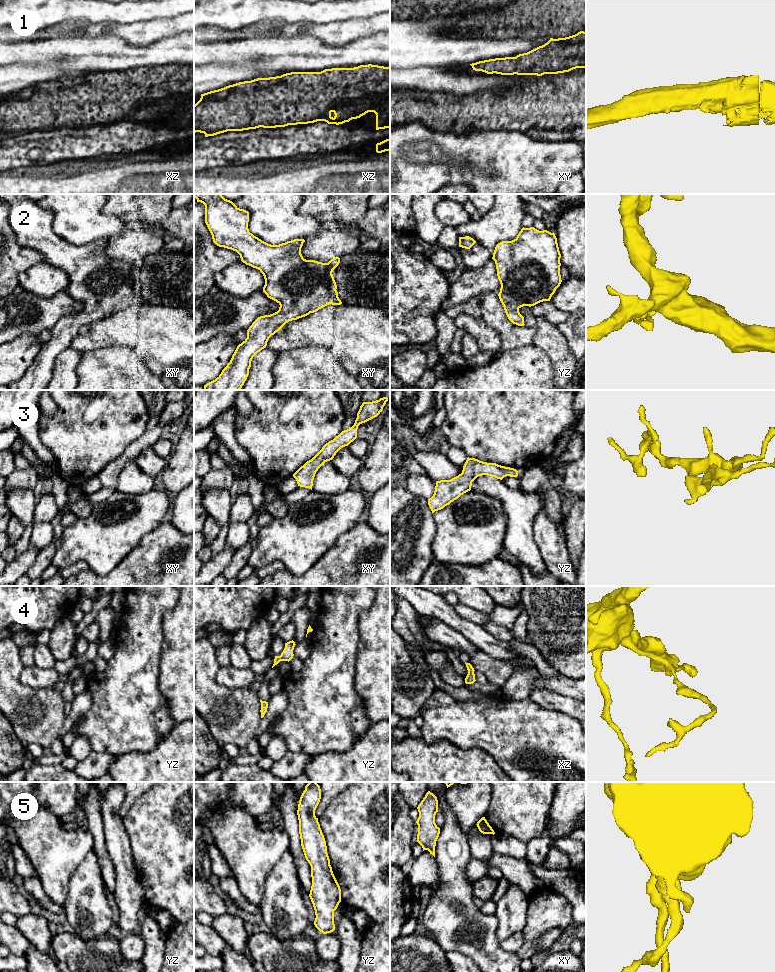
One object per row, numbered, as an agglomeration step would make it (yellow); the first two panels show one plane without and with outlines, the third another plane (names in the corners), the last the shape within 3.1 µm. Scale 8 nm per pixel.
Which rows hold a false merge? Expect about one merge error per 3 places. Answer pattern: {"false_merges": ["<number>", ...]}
{"false_merges": []}

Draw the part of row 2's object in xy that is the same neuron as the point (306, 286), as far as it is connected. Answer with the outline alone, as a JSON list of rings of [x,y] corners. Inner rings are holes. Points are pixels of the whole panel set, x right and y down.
[[[194,194],[194,197],[197,202],[205,205],[205,223],[213,242],[219,247],[236,251],[243,263],[258,269],[265,279],[263,292],[280,305],[277,312],[260,316],[252,323],[247,330],[247,338],[237,346],[221,374],[204,385],[204,390],[240,390],[249,375],[253,357],[266,348],[269,338],[281,330],[286,323],[305,317],[329,304],[342,304],[332,275],[333,270],[340,263],[340,258],[335,257],[328,263],[306,260],[301,254],[304,239],[294,239],[279,245],[268,244],[249,232],[248,211],[238,208],[221,194]]]

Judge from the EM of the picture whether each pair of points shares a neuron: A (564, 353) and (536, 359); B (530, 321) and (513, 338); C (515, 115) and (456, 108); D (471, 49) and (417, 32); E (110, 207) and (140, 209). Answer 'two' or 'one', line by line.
A: two
B: two
C: one
D: one
E: one

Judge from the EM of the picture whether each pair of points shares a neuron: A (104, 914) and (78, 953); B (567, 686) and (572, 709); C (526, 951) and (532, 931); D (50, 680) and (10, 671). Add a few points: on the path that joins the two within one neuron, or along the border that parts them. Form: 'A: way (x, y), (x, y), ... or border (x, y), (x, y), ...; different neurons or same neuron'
A: border (74, 934), (83, 940), (95, 940), (105, 936); different neurons
B: border (547, 688), (575, 698); different neurons
C: border (550, 930), (537, 941), (525, 941); different neurons
D: border (22, 666), (20, 681), (32, 687), (40, 687); different neurons

